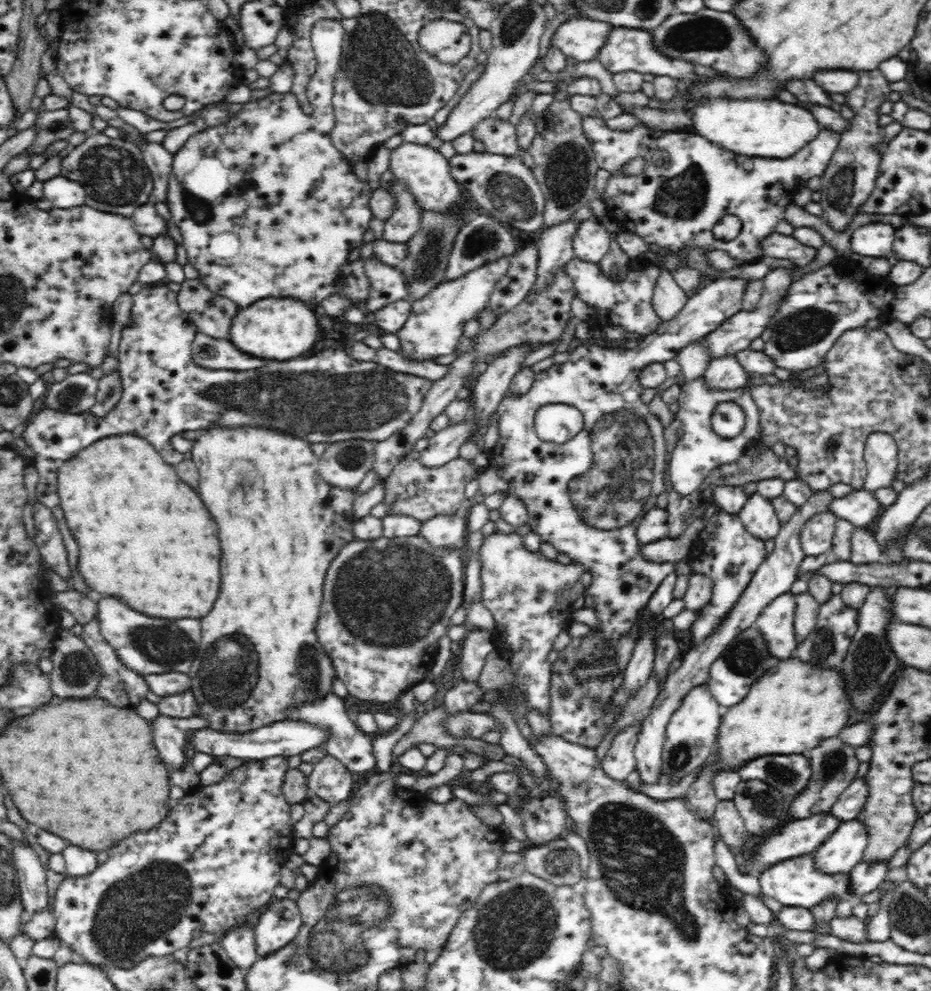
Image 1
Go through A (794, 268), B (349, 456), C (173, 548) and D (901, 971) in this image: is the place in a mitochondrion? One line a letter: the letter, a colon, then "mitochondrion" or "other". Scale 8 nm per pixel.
A: other
B: mitochondrion
C: other
D: other

